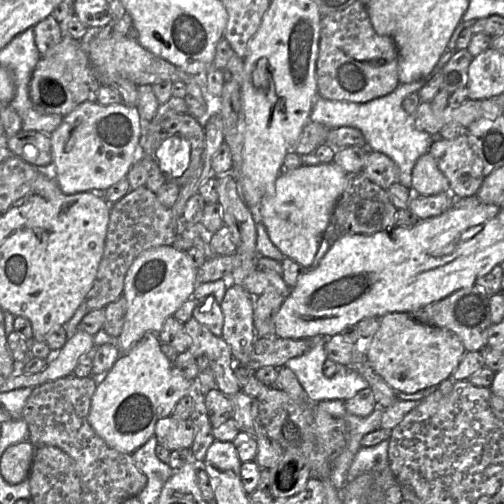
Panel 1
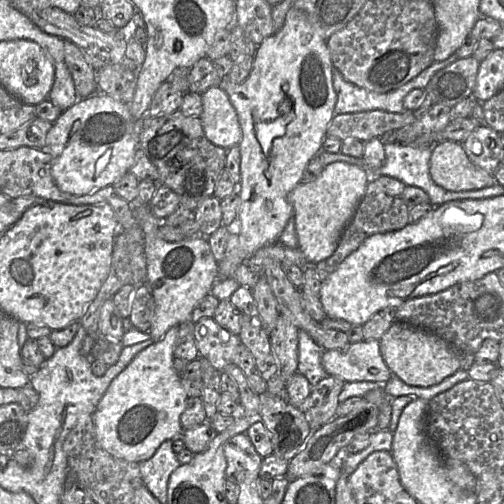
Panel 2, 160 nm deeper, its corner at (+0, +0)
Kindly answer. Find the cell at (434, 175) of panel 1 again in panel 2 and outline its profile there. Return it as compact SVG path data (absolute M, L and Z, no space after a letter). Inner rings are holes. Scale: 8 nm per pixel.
M444 141L432 148L429 172L432 180L449 191L474 190L499 185L494 174L475 166L462 144Z

